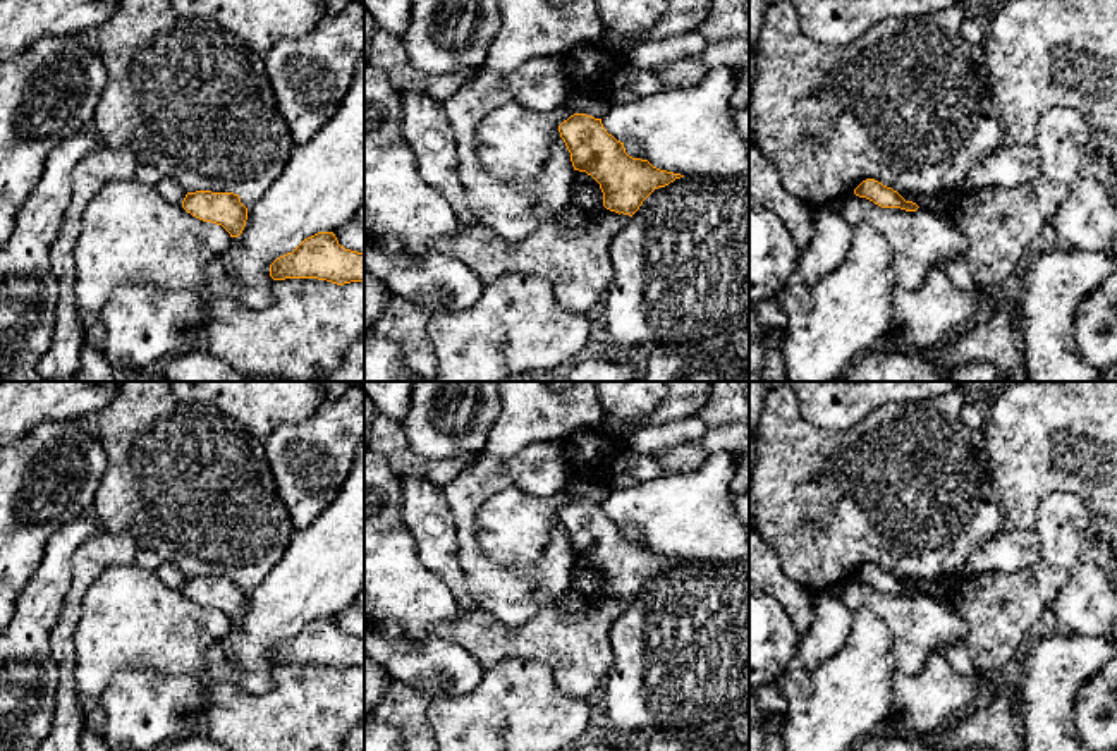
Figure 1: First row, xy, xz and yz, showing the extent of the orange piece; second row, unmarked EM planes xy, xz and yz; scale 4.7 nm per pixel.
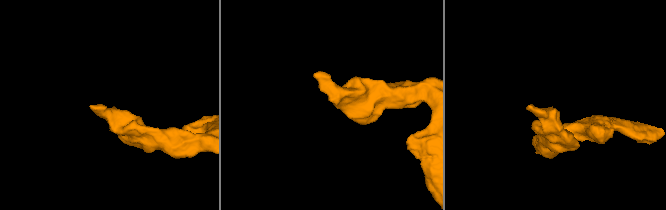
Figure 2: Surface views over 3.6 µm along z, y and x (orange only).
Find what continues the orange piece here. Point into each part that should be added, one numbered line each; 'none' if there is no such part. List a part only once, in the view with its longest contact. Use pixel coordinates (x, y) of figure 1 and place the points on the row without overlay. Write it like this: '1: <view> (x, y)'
none

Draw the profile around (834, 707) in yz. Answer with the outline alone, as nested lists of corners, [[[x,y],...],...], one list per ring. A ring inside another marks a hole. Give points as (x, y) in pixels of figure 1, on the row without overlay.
[[[871,610],[852,614],[844,648],[813,670],[785,670],[777,681],[785,698],[784,751],[852,751],[887,722],[894,705],[892,634]]]

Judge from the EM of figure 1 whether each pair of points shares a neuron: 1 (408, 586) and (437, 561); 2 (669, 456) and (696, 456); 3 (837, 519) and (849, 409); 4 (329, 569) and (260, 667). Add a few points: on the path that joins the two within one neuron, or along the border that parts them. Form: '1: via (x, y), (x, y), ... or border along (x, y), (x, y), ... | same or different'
1: border along (409, 531), (418, 559), (454, 597) | different
2: via (676, 456), (689, 456) | same
3: border along (882, 406), (848, 428), (818, 428), (808, 423) | different
4: via (305, 593), (260, 638), (260, 643) | same

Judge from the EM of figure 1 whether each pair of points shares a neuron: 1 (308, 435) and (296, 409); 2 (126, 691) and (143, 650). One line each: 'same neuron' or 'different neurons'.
1: different neurons
2: different neurons

